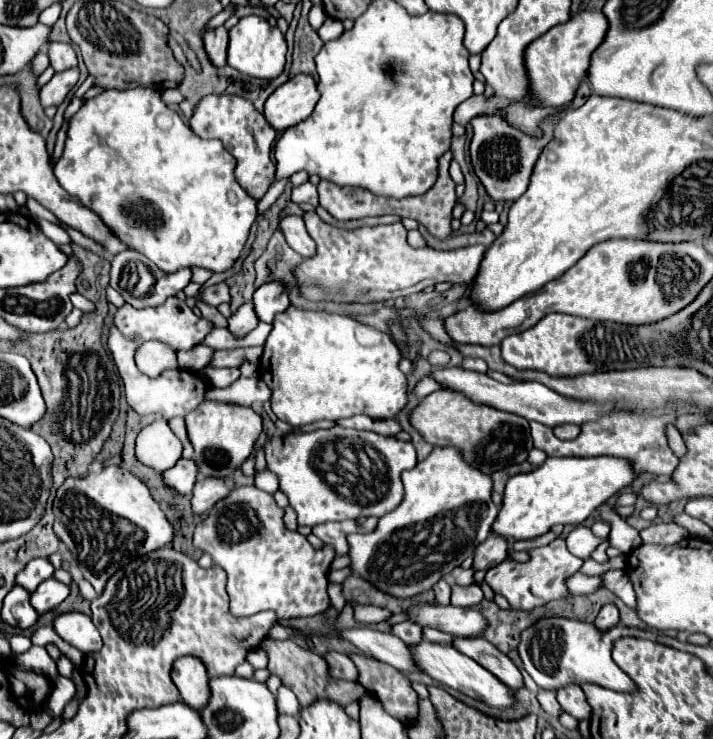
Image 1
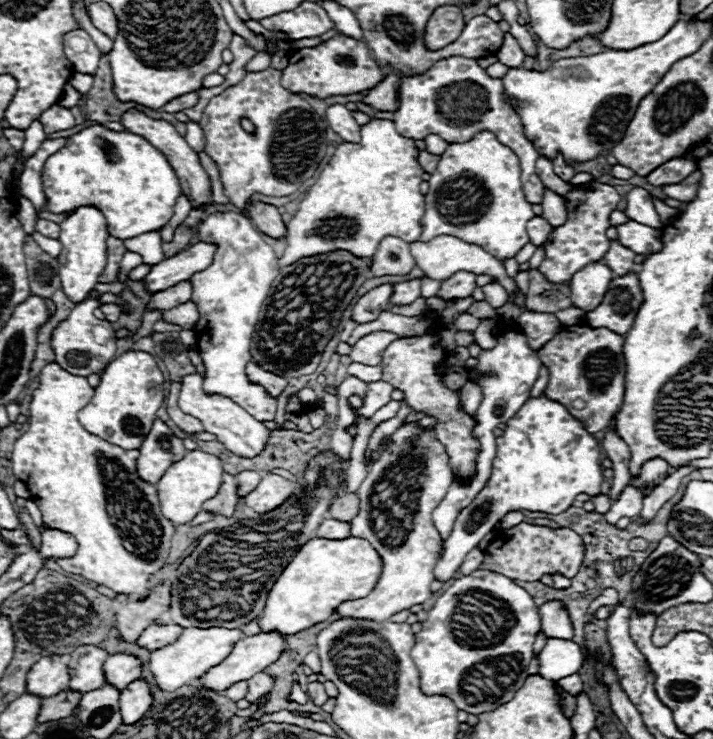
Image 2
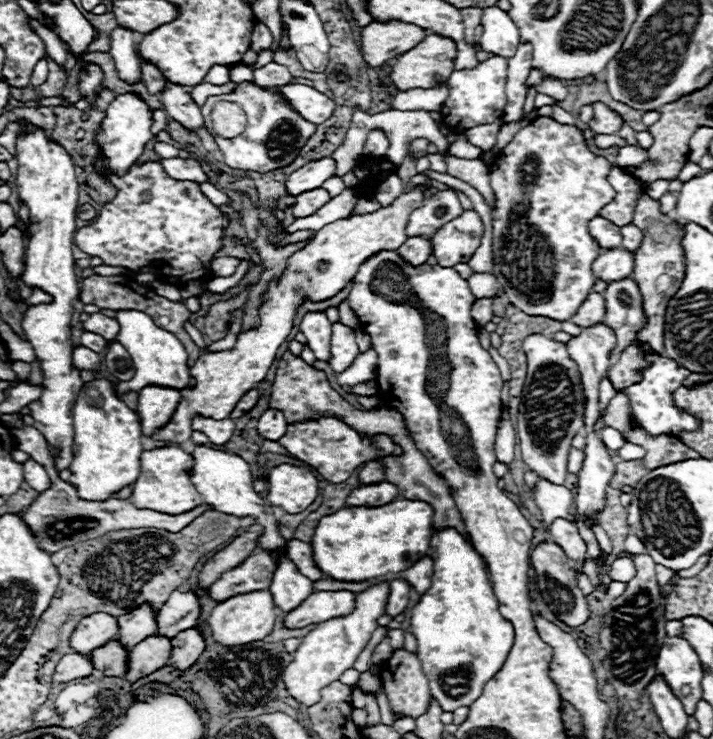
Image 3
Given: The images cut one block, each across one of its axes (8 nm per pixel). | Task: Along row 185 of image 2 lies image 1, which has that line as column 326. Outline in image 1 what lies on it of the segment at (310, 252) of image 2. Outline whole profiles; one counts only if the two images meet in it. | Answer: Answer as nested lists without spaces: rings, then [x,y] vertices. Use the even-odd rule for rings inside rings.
[[[288,308],[272,322],[272,332],[266,338],[258,372],[272,390],[270,404],[274,414],[298,428],[316,420],[338,420],[354,414],[366,414],[370,418],[394,418],[406,404],[406,376],[398,370],[398,360],[400,352],[396,344],[390,340],[390,336],[376,328],[364,326],[348,316]]]

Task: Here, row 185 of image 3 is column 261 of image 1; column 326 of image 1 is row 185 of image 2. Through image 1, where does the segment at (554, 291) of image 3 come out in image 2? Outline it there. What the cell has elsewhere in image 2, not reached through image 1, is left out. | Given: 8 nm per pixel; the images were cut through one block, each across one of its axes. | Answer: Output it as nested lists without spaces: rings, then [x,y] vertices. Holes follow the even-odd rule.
[[[538,158],[536,174],[540,176],[544,186],[548,186],[552,192],[564,198],[566,210],[568,210],[566,224],[554,228],[550,234],[548,238],[550,242],[546,242],[546,258],[538,270],[552,282],[570,282],[570,278],[578,270],[582,270],[588,262],[598,262],[608,252],[610,240],[606,236],[606,230],[610,228],[610,214],[612,210],[616,210],[620,202],[620,194],[612,186],[600,184],[600,182],[594,182],[594,192],[586,190],[586,184],[582,186],[566,184],[552,172],[552,162],[548,162],[546,158]]]

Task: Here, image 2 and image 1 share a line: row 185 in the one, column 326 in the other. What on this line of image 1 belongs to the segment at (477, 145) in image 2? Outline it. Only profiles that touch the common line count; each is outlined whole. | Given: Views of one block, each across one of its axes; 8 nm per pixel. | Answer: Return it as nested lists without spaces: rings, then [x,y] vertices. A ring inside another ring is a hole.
[[[334,426],[330,430],[314,430],[306,434],[274,436],[266,442],[268,468],[278,476],[280,490],[288,496],[290,506],[298,514],[298,524],[314,526],[320,522],[336,522],[360,516],[384,516],[402,500],[402,470],[416,466],[416,450],[412,442],[400,442],[368,430],[350,430]]]

